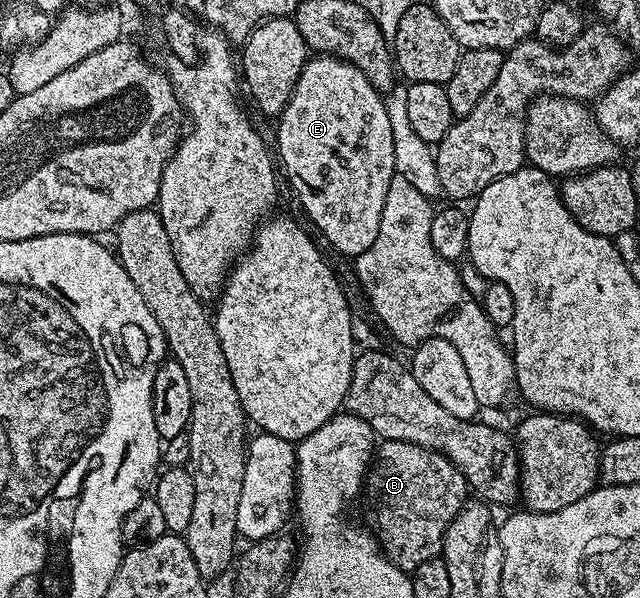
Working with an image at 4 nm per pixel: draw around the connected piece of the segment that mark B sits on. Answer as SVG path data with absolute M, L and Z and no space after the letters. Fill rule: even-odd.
M389 439L378 444L367 469L365 499L366 495L367 507L371 510L370 526L378 538L383 554L393 565L410 573L424 561L442 556L445 535L457 513L461 513L468 502L469 488L466 477L440 451L430 451L421 445Z

